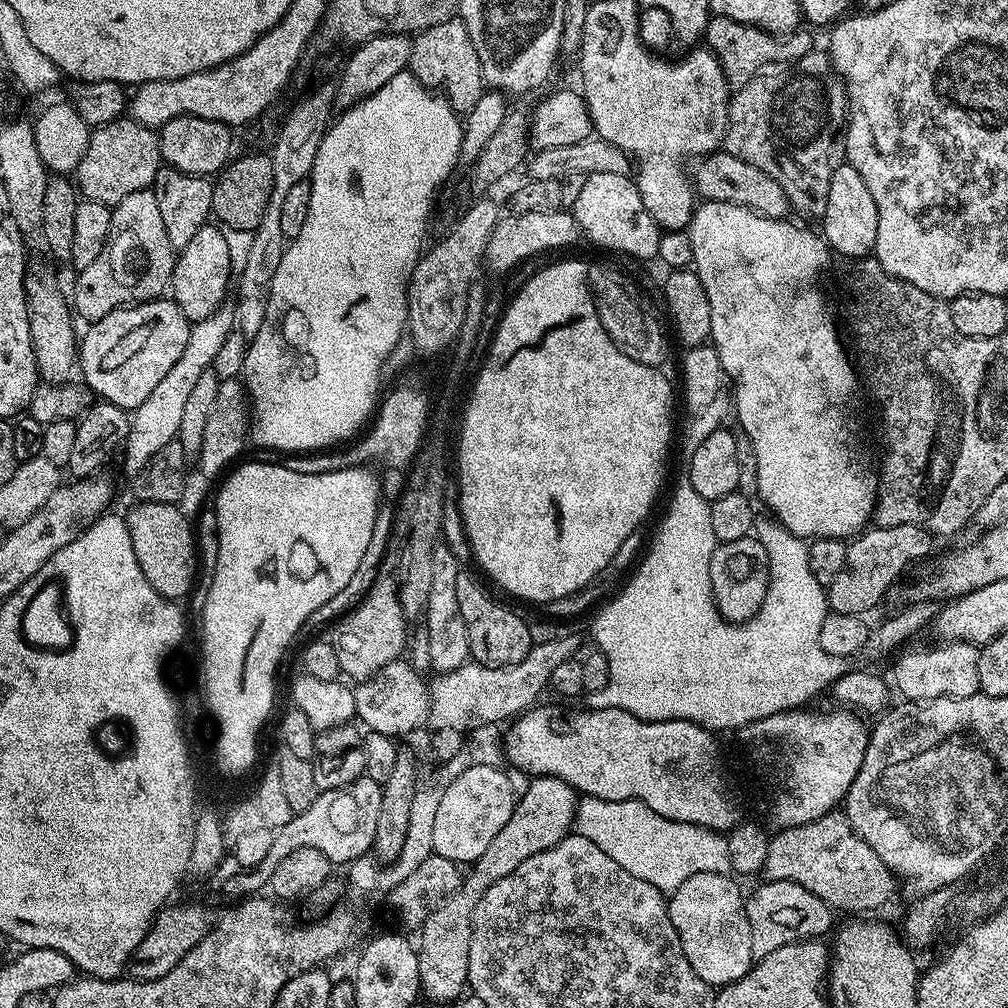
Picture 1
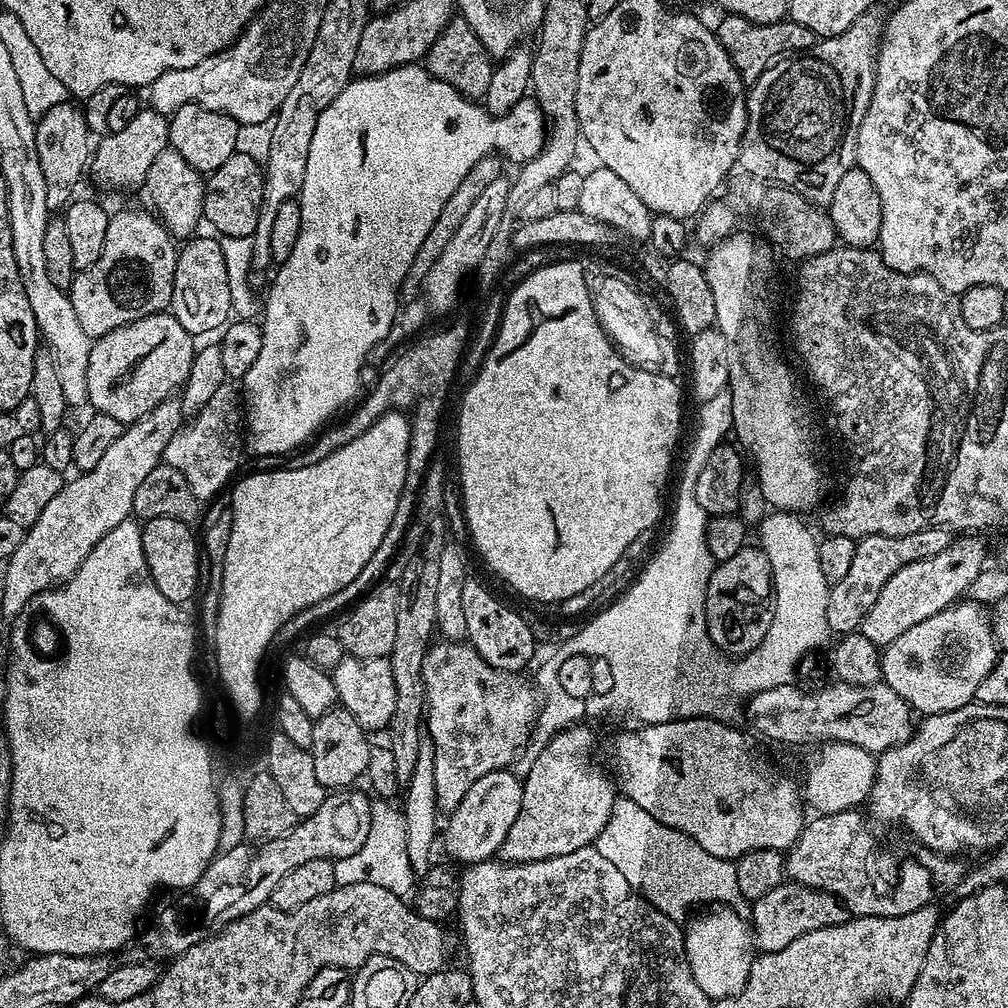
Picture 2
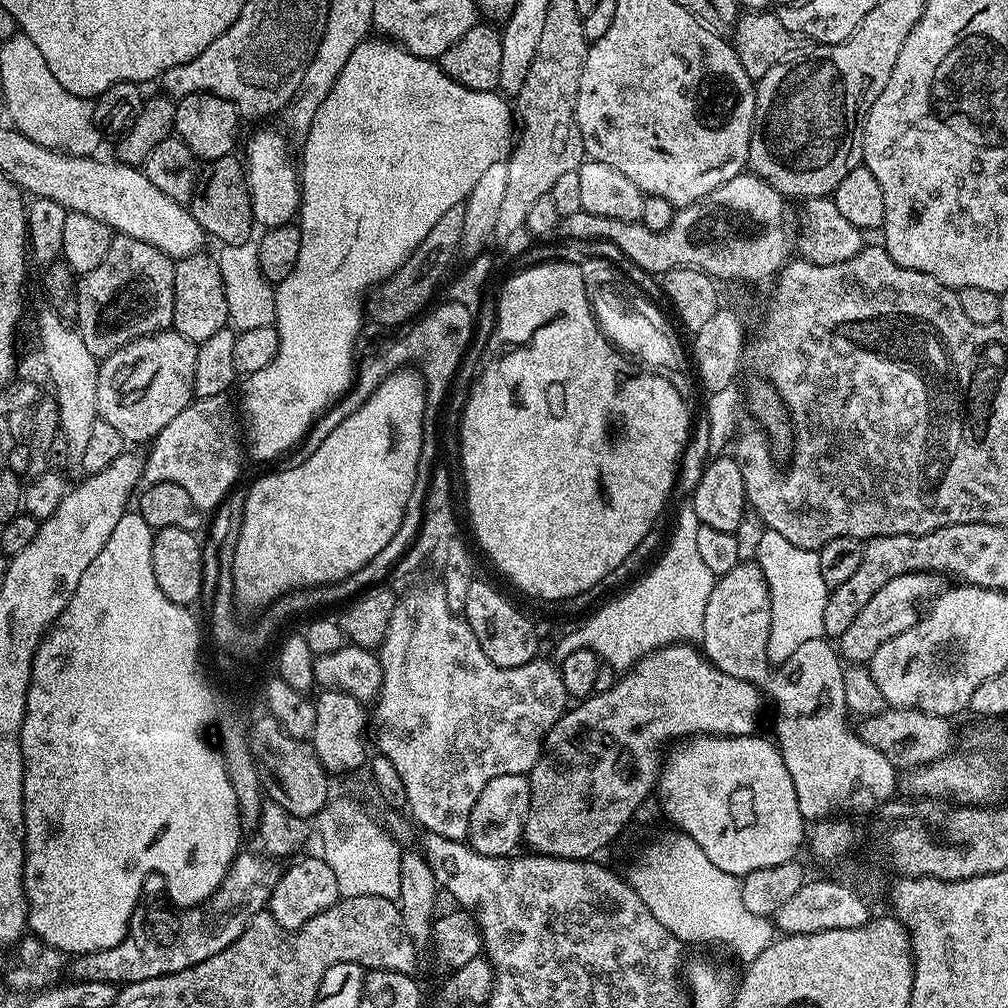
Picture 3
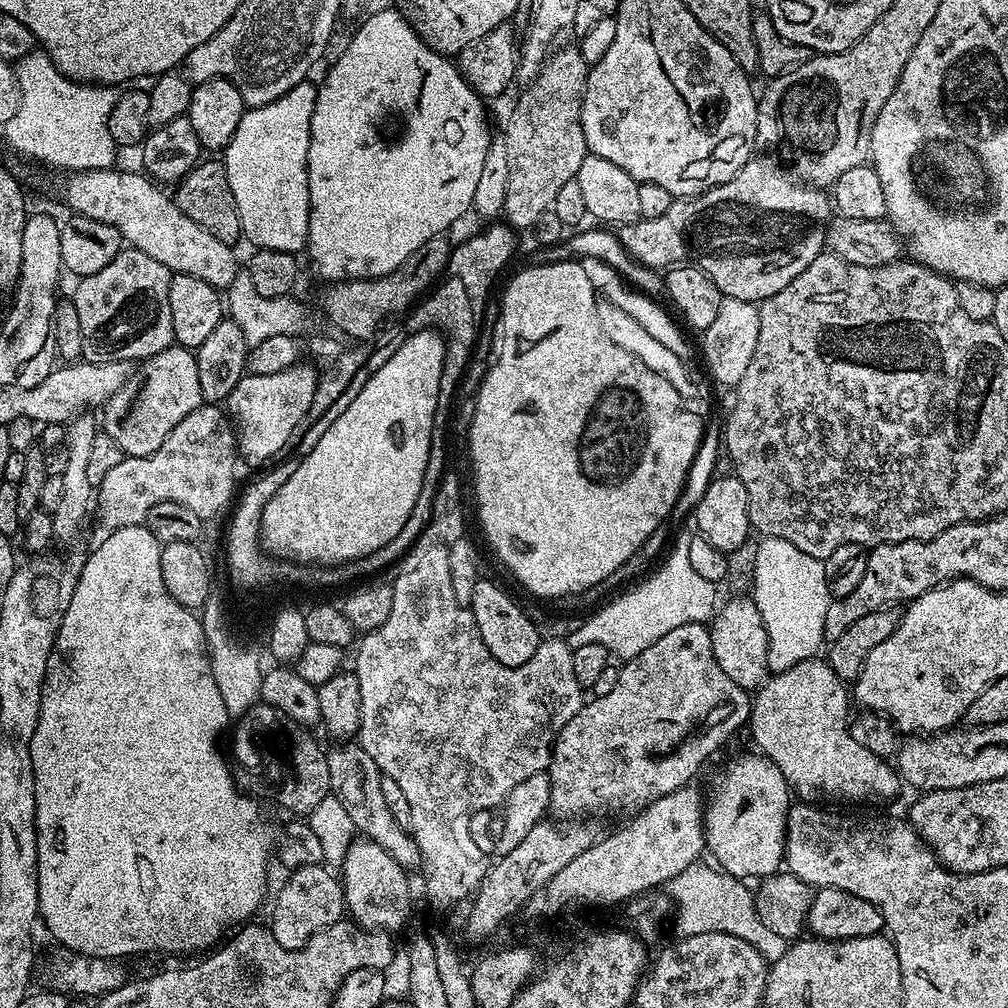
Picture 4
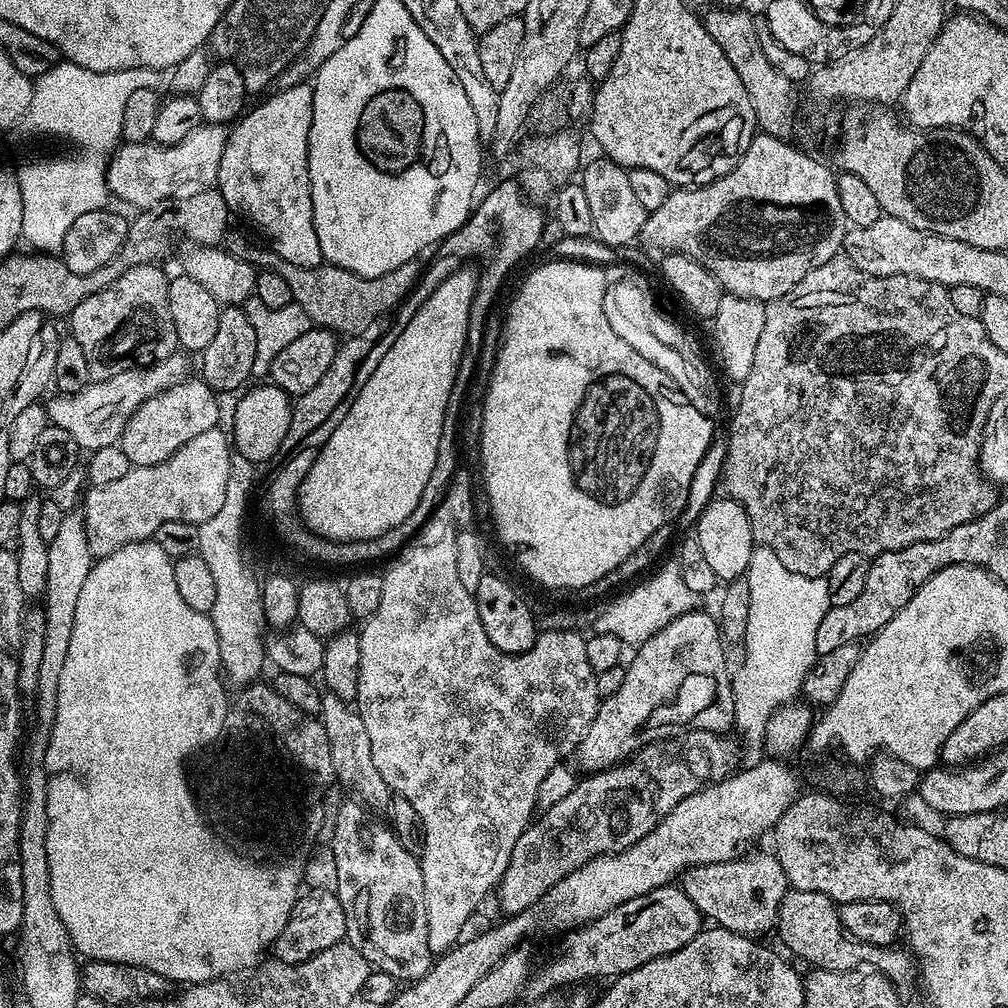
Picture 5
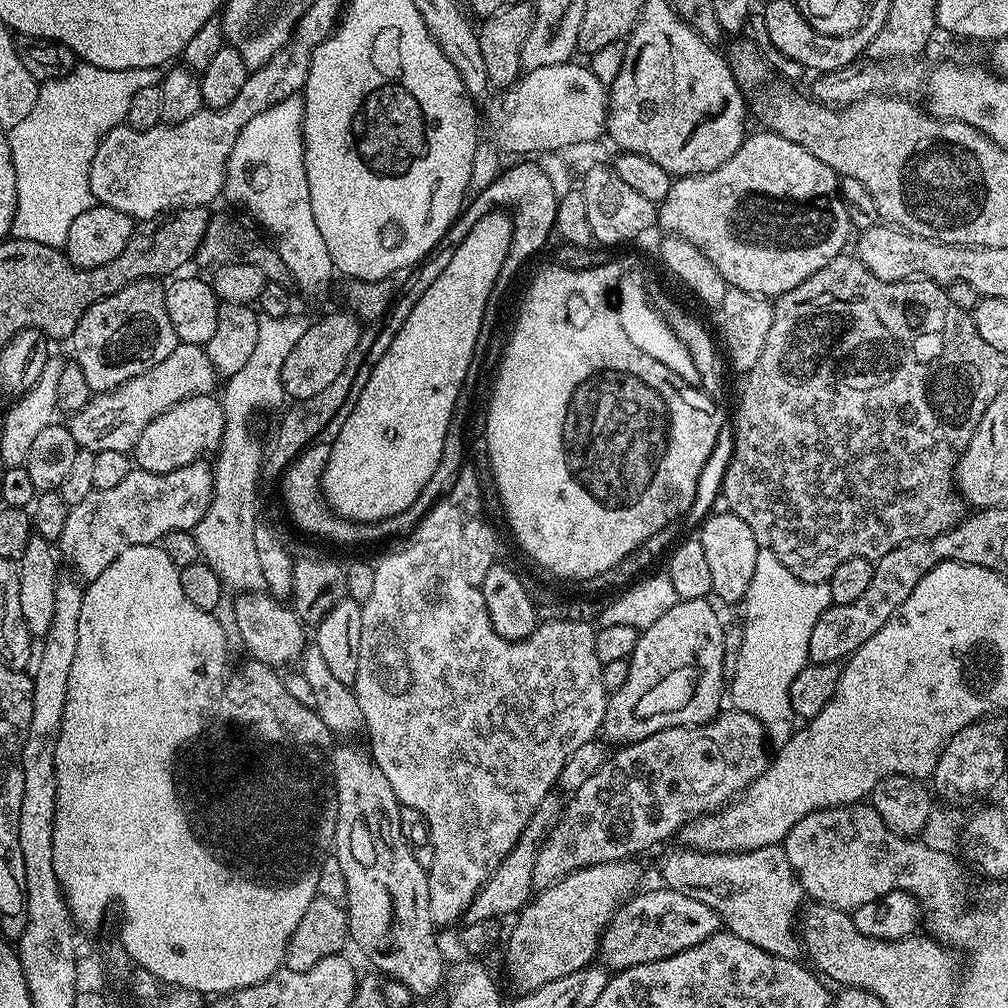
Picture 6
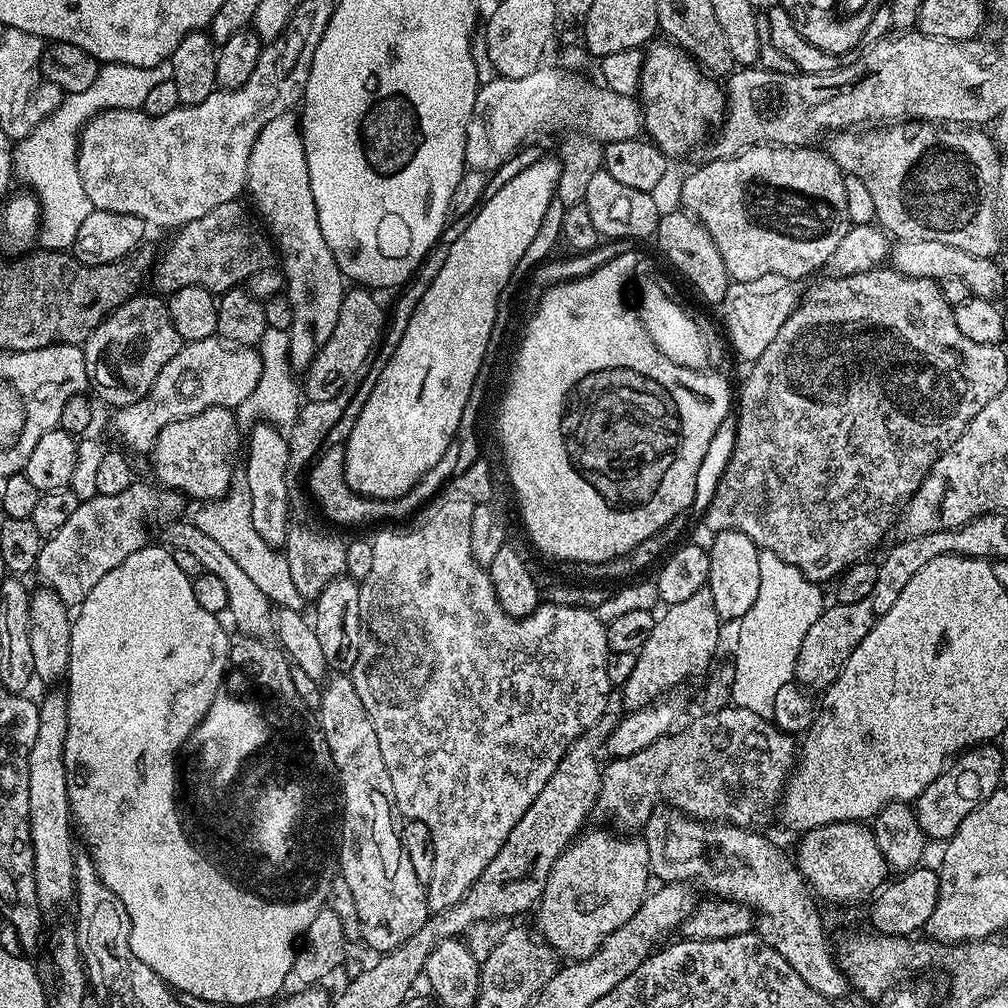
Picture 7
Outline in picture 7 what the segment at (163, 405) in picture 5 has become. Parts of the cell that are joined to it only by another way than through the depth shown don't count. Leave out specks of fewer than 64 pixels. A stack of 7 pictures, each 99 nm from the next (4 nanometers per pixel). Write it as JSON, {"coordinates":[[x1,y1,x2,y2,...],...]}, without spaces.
{"coordinates":[[230,408,202,410,202,414,170,422,170,426,160,431,150,450,155,479,165,489,188,498,193,496,196,502,219,500,227,494,234,479,232,471,238,468,238,457,242,452,242,436,239,434,233,409]]}

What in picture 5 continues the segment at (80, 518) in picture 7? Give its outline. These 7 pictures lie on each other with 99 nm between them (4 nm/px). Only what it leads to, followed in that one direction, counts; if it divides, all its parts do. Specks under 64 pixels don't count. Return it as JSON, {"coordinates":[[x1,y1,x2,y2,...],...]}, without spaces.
{"coordinates":[[215,427,206,430,206,434,198,434,198,438,190,438,190,442,186,442,161,464,141,468,133,466,123,478,118,478,118,482,110,482,110,486,89,487,82,496,82,515,93,557,114,554,114,550,118,550,123,544,151,540,166,522,181,520,199,526,214,518,214,514,218,514,218,509,222,507,222,498,226,498,226,478,229,477,234,455,229,433,220,431,219,427]]}

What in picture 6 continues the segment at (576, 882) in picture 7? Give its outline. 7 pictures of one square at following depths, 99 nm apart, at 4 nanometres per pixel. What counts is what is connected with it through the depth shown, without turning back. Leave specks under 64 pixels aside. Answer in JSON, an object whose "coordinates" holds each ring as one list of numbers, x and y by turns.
{"coordinates":[[615,860,574,870,554,882,554,886,539,889,520,909,512,933,506,936,513,993,533,992,546,982,589,967,599,953,604,927,620,905,637,891,639,880,640,868,636,862]]}

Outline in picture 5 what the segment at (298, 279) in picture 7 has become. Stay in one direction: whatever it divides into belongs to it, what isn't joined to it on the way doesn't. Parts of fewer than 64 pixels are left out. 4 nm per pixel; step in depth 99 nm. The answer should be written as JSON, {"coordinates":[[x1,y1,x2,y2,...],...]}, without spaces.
{"coordinates":[[295,84,272,94,257,108,249,107,229,131,216,184,229,209,241,208,264,231,271,251,291,264,317,268,324,255,322,246,318,246,318,230,314,230,308,177,312,84]]}

